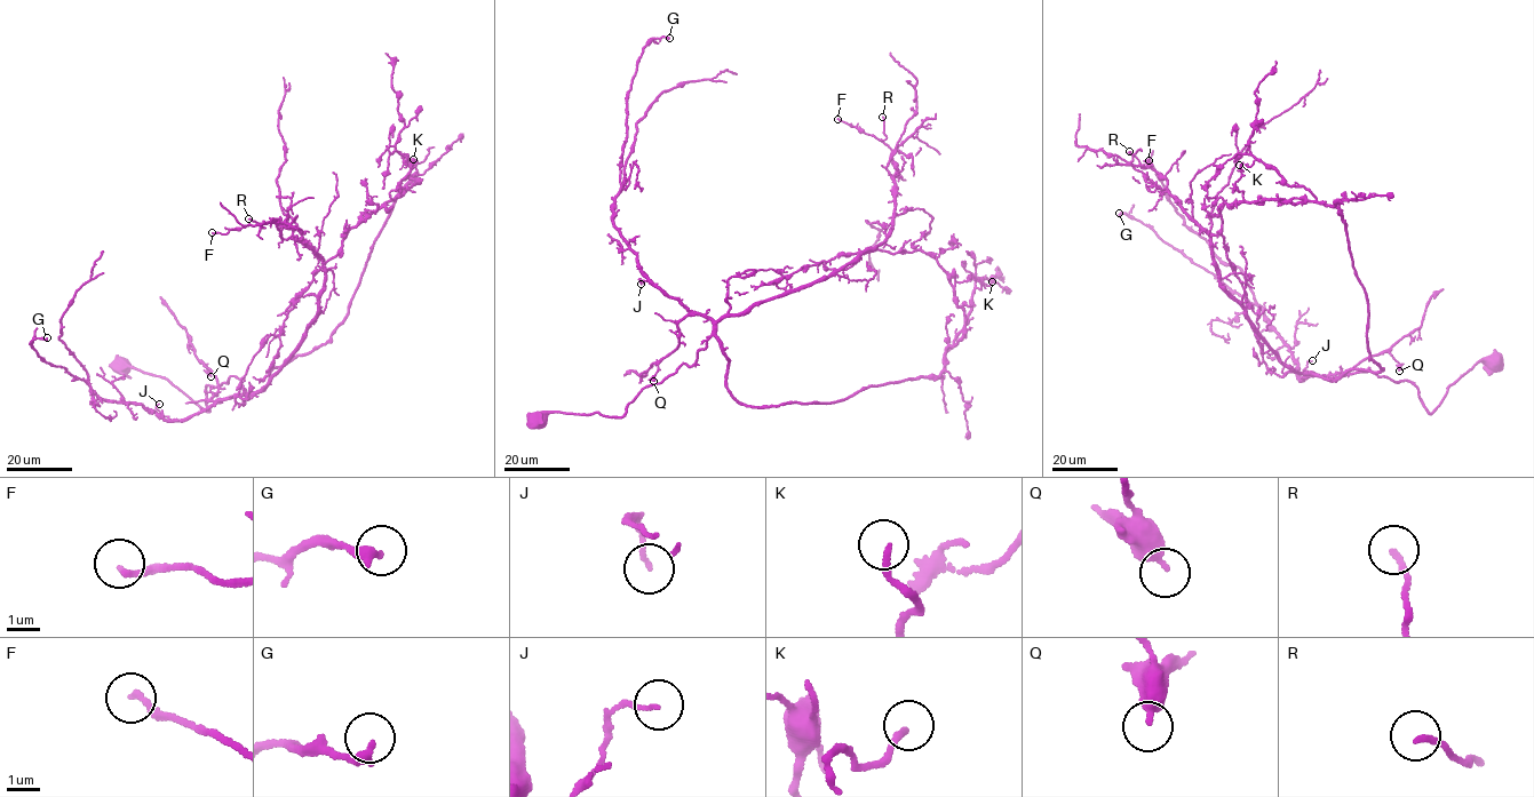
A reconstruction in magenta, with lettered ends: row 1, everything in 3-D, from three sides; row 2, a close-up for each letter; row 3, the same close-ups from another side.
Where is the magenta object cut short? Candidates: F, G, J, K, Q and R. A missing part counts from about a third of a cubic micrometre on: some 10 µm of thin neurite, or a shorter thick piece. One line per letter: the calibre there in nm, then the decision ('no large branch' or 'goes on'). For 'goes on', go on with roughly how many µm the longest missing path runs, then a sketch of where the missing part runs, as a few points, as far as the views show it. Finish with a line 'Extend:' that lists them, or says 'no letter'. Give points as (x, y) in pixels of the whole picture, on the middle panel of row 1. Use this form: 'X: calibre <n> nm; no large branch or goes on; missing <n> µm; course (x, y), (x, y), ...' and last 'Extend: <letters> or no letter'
F: calibre 200 nm; no large branch
G: calibre 280 nm; no large branch
J: calibre 120 nm; no large branch
K: calibre 200 nm; no large branch
Q: calibre 360 nm; no large branch
R: calibre 170 nm; no large branch
Extend: no letter

